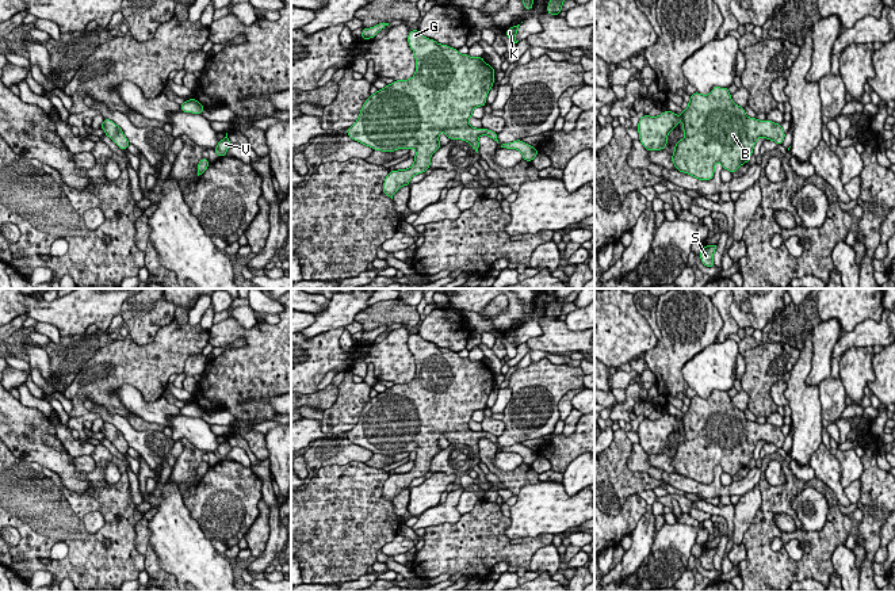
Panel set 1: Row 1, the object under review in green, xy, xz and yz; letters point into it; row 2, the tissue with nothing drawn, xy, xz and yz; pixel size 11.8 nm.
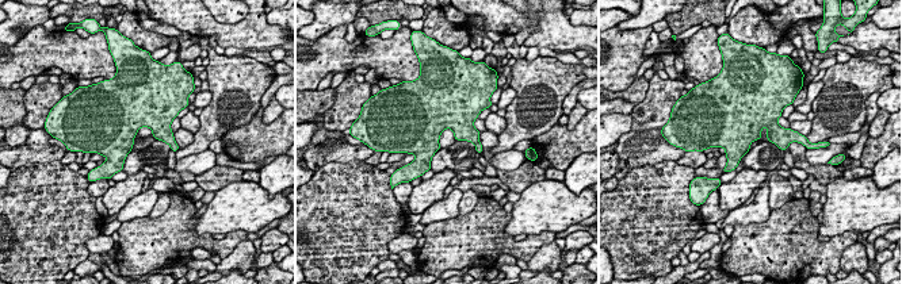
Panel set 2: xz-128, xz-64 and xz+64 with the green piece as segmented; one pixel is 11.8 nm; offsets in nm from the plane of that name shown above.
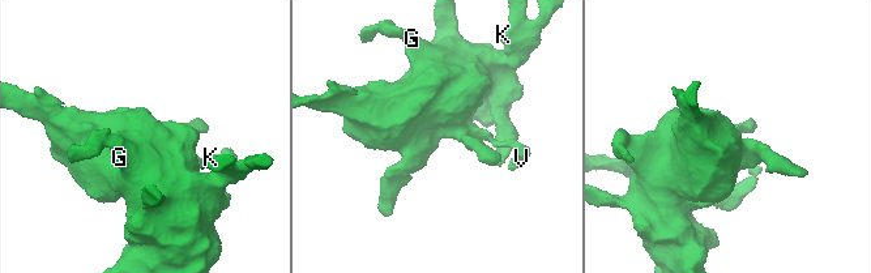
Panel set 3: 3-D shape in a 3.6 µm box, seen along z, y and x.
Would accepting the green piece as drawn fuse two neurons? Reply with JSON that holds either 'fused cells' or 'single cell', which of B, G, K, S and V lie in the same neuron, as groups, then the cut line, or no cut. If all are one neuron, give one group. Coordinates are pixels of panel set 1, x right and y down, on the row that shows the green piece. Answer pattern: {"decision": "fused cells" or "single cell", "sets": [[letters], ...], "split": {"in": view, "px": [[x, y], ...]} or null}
{"decision": "single cell", "sets": [["B", "G", "K", "S", "V"]], "split": null}

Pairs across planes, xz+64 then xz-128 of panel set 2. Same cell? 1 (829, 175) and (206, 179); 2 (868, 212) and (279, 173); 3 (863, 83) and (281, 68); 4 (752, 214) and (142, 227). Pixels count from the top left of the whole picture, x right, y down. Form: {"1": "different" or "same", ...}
{"1": "same", "2": "different", "3": "different", "4": "different"}

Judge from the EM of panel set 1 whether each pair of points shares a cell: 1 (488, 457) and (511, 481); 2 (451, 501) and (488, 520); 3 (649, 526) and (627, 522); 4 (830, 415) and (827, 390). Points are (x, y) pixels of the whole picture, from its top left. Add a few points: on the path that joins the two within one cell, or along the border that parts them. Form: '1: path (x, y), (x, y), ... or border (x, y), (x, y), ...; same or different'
1: path (490, 463), (504, 477); same
2: border (462, 515), (452, 523), (431, 526); different
3: border (647, 505), (639, 522), (628, 534); different
4: path (830, 409), (830, 396); same

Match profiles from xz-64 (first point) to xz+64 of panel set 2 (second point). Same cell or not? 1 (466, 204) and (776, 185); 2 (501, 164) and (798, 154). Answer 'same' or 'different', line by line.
1: same
2: different

